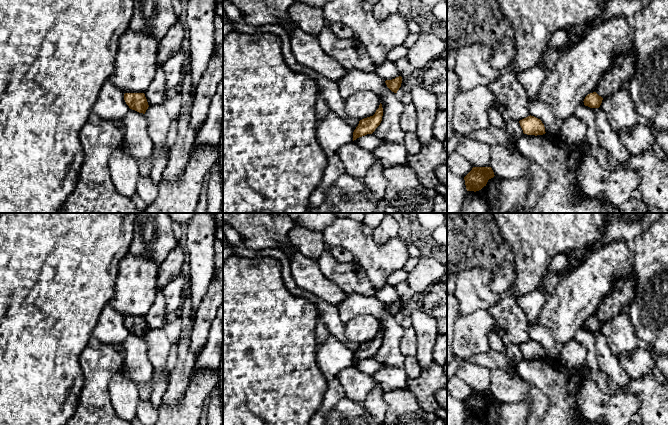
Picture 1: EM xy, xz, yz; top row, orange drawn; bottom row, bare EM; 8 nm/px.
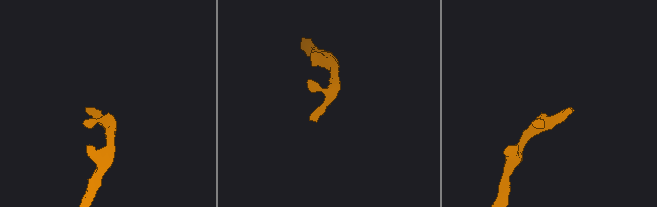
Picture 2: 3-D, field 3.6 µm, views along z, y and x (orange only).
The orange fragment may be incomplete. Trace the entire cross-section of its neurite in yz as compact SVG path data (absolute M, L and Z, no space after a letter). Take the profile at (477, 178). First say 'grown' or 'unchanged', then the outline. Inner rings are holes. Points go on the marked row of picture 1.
unchanged; M473 167L464 177L467 191L479 191L486 186L489 179L493 178L494 172L491 167Z

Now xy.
unchanged; M125 93L124 100L130 109L145 114L149 105L144 93Z

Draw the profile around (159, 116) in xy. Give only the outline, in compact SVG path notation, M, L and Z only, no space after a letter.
M175 90L169 92L168 97L162 103L149 106L145 112L148 120L148 133L156 148L149 176L155 184L161 181L163 171L167 166L169 154L166 154L162 147L167 140L170 124L180 113L181 106L182 97L179 91Z

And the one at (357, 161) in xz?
M353 141L338 150L338 156L344 164L345 172L357 179L362 179L367 171L377 163L372 152L365 151Z

